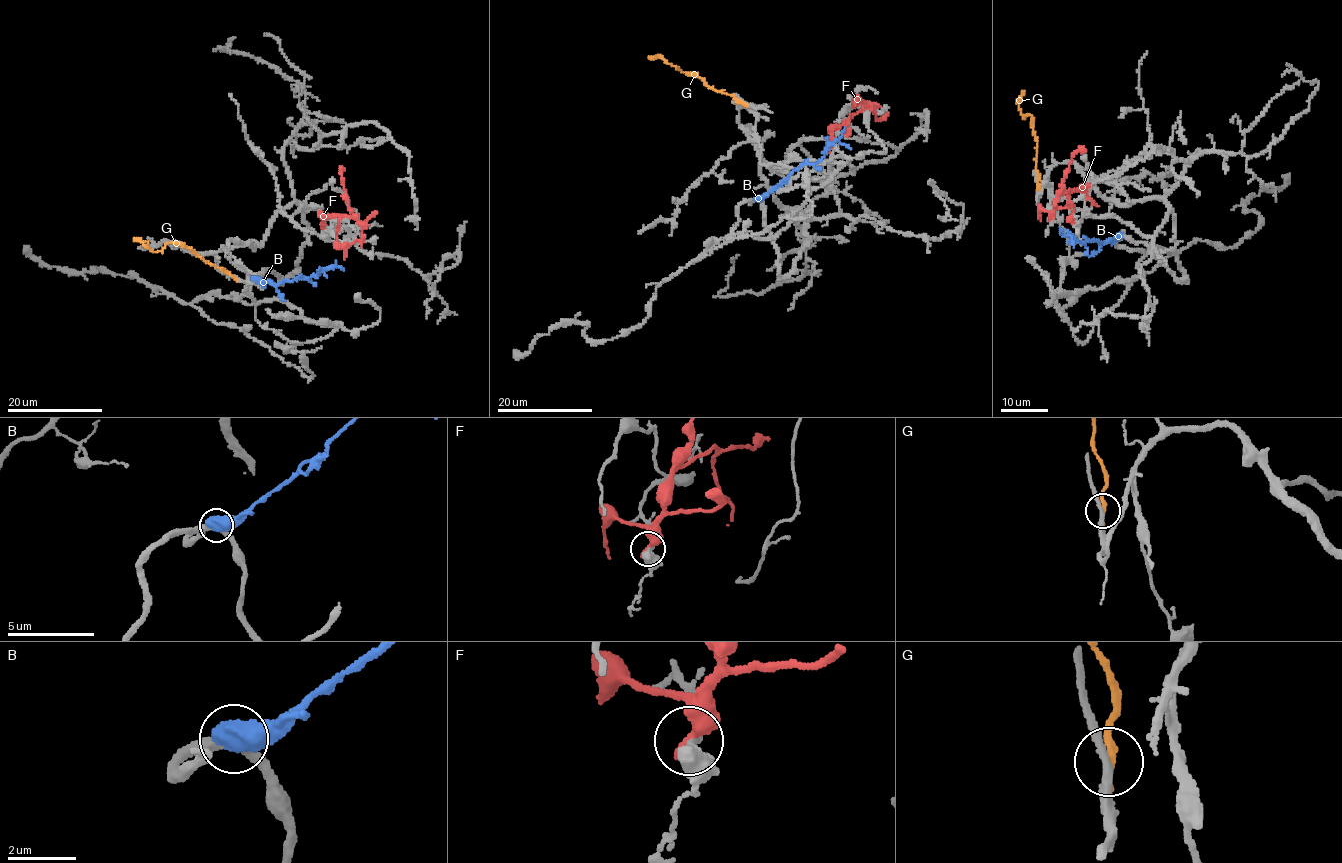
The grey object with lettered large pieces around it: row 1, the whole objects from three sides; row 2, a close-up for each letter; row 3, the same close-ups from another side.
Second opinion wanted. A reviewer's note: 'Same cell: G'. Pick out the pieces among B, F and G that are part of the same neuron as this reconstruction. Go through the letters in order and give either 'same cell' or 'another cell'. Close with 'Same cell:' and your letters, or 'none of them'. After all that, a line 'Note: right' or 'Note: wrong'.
B: another cell
F: another cell
G: another cell
Same cell: none of them
Note: wrong

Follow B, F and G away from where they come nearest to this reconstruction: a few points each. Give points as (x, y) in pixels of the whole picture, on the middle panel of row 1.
B: (757, 198), (761, 198), (801, 165), (817, 163), (837, 140), (851, 149)
F: (873, 109), (873, 105), (854, 113), (832, 132), (828, 151)
G: (744, 104), (707, 85), (702, 79), (683, 73), (657, 56), (648, 56)

